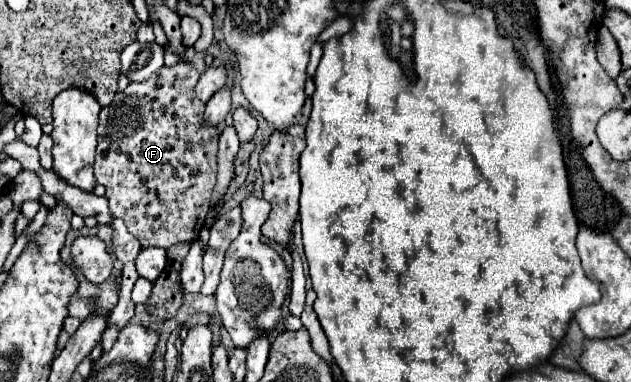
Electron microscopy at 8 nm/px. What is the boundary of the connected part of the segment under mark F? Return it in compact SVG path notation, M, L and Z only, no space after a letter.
M175 64L171 68L163 66L159 68L149 80L145 82L137 82L137 84L129 84L123 92L115 94L113 104L109 104L109 108L103 108L99 114L99 146L97 146L97 158L95 158L95 178L99 184L105 186L105 198L109 200L109 208L113 212L113 216L121 218L127 226L127 230L139 240L139 244L143 248L147 246L159 246L159 248L169 248L173 244L179 242L191 242L199 236L199 230L205 224L205 216L209 212L211 206L211 196L213 196L213 188L217 184L217 128L209 128L203 124L203 112L205 112L205 104L201 104L201 100L197 100L193 88L199 80L197 70L191 64Z

